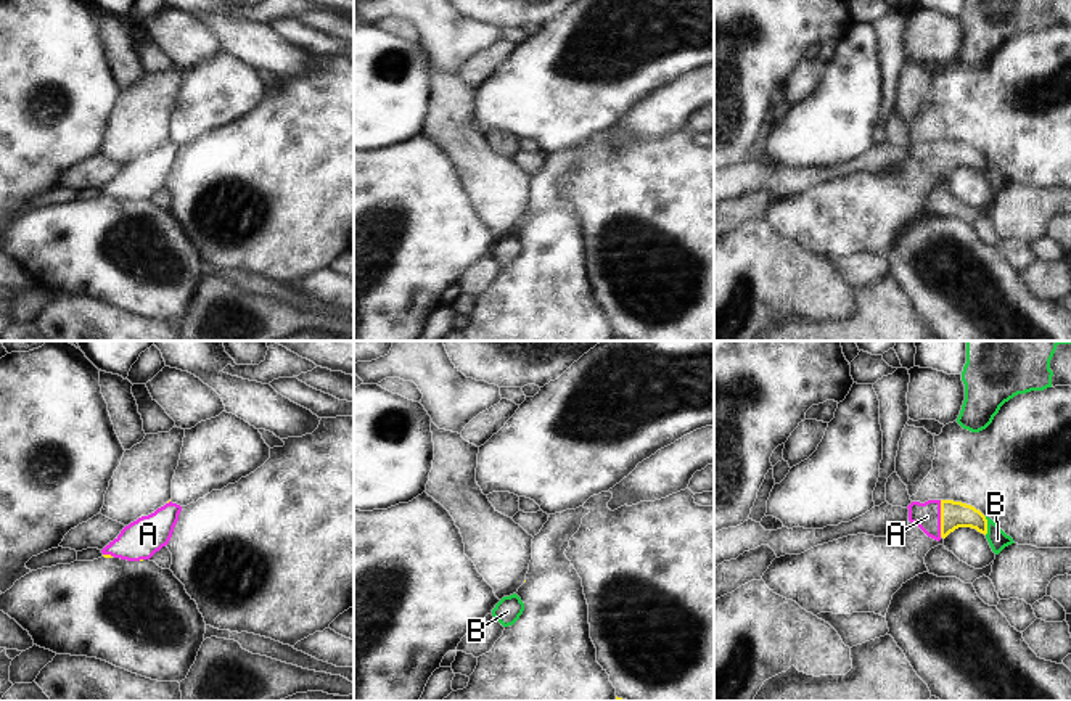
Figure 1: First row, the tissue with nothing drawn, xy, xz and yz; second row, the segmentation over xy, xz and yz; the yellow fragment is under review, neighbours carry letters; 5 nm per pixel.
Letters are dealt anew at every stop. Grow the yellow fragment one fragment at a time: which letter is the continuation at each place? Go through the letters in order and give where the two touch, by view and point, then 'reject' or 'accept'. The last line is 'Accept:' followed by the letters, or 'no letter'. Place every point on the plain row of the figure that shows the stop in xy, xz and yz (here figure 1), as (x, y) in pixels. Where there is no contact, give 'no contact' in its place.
A: meets yellow in yz at (941, 158); accept
B: meets yellow in yz at (986, 166); reject
Accept: A

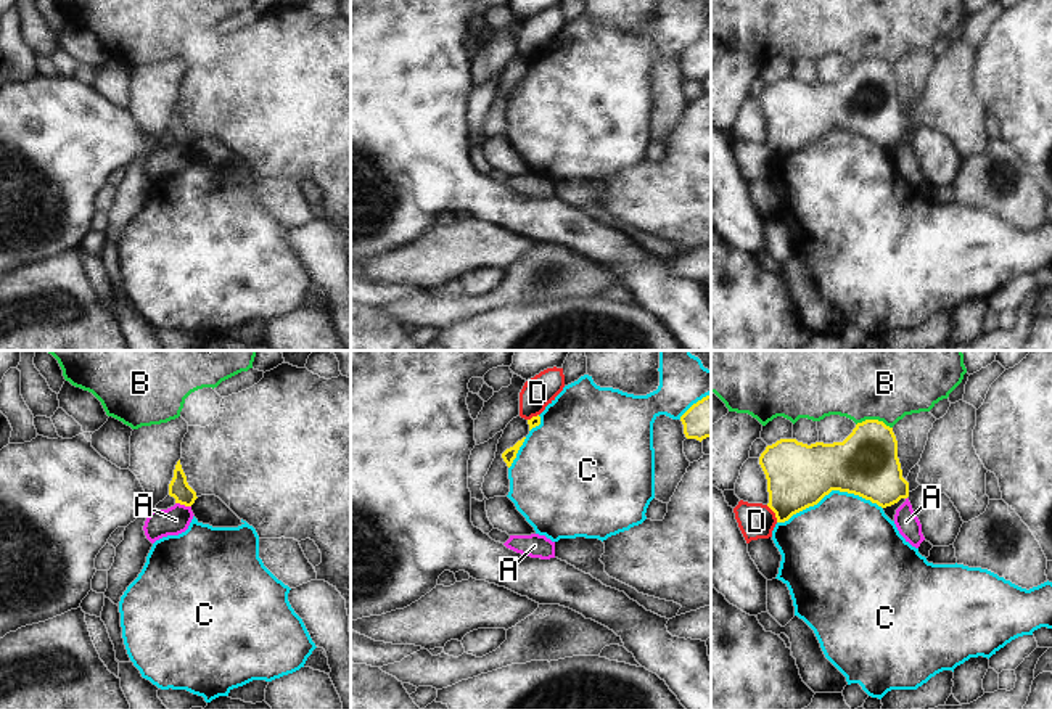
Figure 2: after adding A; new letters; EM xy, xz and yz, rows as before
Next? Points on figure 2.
A: meets yellow in xy at (184, 143); reject
B: meets yellow in yz at (874, 60); reject
C: meets yellow in yz at (829, 132); reject
D: meets yellow in yz at (774, 151); reject
Accept: no letter

